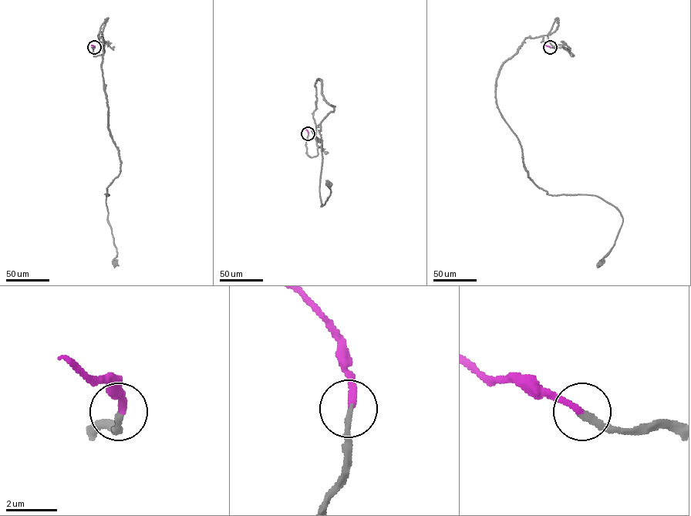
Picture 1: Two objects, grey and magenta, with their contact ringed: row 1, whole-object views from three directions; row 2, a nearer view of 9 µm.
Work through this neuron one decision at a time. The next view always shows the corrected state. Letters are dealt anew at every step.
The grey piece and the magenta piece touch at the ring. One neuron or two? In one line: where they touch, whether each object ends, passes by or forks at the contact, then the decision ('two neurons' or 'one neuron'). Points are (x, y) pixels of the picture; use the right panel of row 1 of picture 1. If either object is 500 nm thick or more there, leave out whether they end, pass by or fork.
at (550, 47); grey ends there; magenta ends there; one neuron

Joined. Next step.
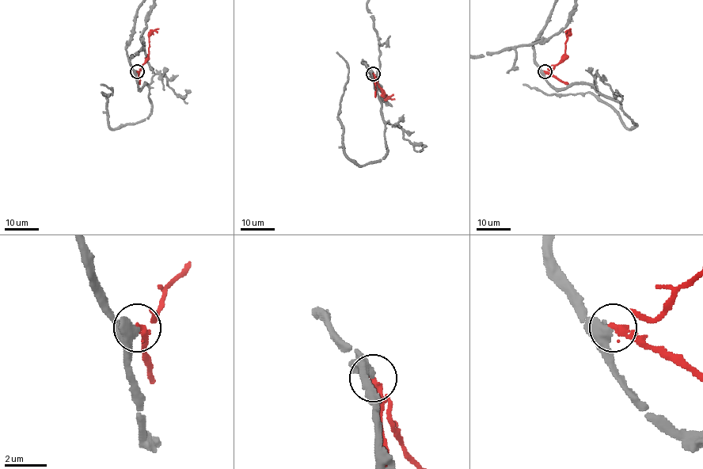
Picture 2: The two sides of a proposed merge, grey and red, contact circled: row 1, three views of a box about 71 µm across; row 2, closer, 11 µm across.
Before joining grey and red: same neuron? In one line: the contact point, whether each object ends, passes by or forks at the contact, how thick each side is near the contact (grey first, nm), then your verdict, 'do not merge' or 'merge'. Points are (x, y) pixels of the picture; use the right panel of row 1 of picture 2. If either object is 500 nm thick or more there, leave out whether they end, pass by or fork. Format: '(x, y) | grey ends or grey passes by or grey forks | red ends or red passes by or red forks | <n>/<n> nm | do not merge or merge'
(545, 71) | grey passes by | red ends | 400/300 nm | do not merge

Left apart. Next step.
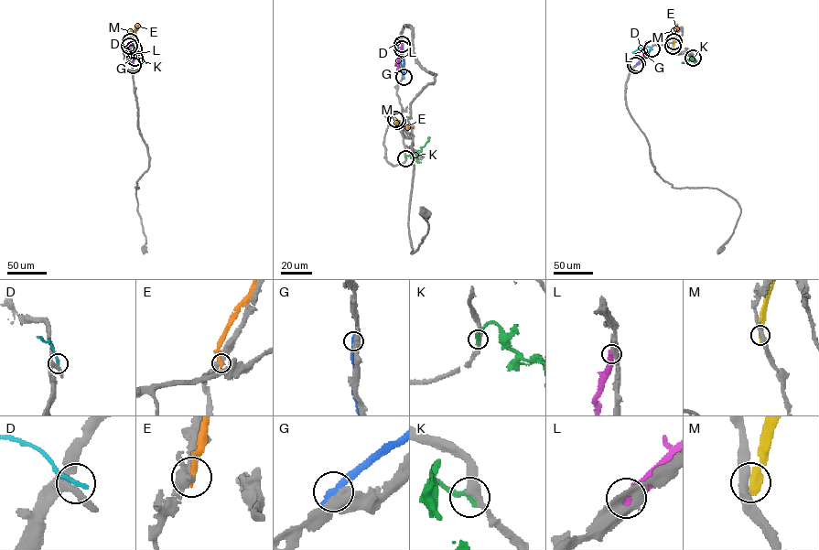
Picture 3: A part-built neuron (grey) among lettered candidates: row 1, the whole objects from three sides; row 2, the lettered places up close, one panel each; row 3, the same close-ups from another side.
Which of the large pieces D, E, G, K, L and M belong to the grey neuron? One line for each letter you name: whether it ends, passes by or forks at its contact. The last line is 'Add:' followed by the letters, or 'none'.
K: it ends
Add: K

